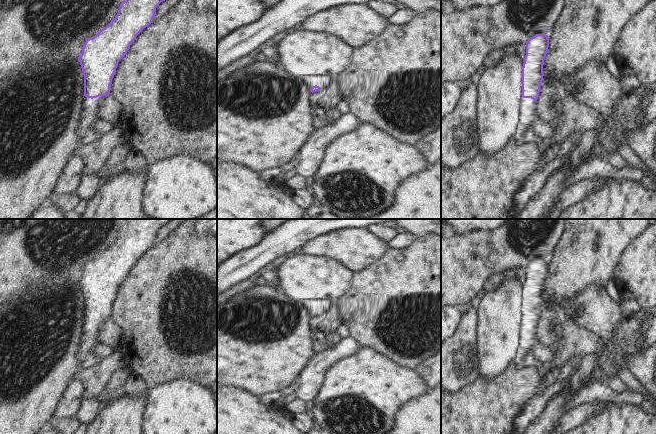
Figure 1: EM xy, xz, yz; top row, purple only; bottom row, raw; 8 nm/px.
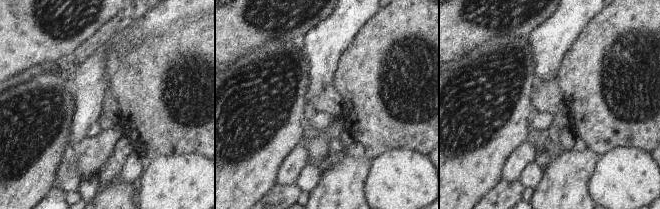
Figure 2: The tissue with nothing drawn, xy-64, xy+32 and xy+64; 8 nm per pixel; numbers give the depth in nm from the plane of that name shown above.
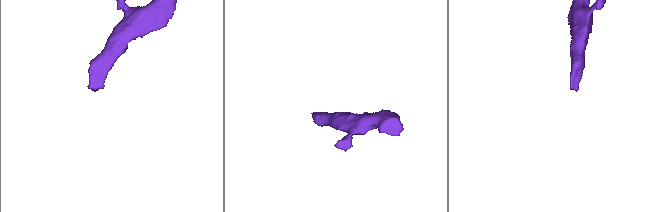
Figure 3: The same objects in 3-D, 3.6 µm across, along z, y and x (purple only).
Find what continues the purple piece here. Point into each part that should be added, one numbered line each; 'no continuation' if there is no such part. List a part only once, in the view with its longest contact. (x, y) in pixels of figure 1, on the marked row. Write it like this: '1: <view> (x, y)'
1: xy (89, 115)

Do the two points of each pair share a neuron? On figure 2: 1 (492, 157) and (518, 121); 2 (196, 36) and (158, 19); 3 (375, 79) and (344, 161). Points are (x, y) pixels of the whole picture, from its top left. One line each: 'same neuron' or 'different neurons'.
1: same neuron
2: different neurons
3: different neurons

